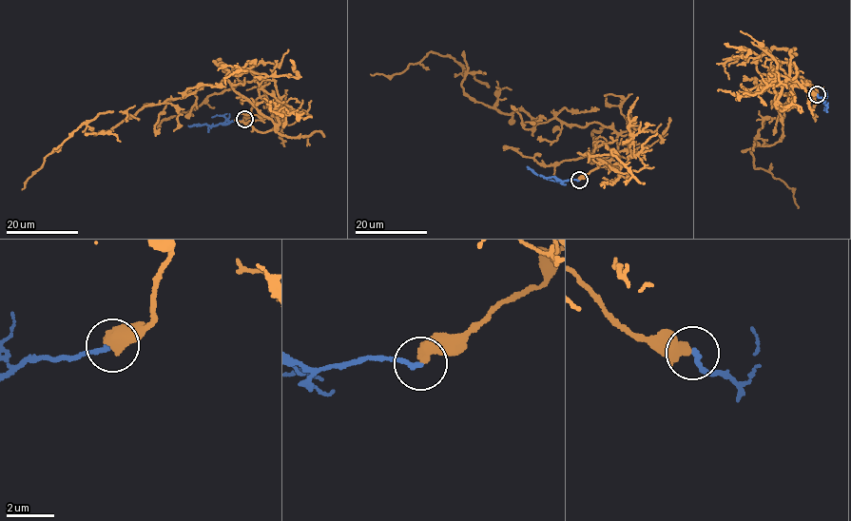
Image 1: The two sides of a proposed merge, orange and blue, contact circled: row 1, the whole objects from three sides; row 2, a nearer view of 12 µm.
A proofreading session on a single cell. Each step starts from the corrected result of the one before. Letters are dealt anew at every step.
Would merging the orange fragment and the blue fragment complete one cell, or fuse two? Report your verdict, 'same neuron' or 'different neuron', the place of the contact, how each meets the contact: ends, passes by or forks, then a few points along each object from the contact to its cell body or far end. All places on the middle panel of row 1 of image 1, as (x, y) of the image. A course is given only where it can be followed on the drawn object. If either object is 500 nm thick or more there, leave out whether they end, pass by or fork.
different neuron | (579, 180) | orange via (578, 180), (617, 153), (612, 128), (500, 113), (463, 91), (451, 57), (370, 74) | blue via (578, 180), (544, 178), (527, 166)

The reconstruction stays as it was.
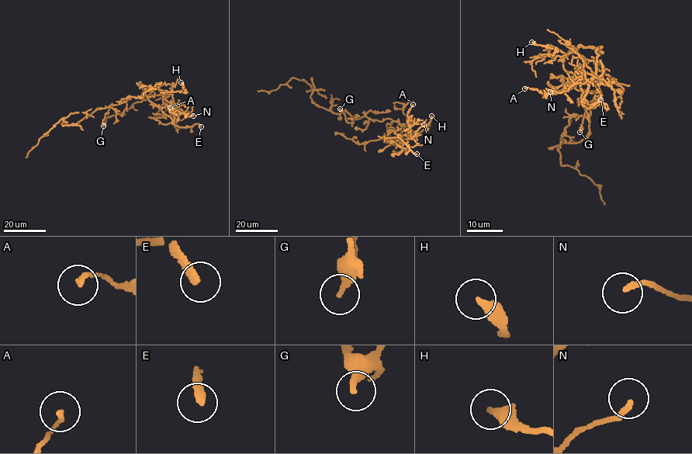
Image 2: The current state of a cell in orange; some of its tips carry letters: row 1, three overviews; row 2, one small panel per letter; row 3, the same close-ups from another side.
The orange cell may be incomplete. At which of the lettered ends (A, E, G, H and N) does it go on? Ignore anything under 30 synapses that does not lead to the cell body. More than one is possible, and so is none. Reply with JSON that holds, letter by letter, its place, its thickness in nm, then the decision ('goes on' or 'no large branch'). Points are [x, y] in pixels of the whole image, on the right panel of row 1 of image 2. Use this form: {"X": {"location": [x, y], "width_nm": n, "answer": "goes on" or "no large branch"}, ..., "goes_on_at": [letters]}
{"A": {"location": [524, 88], "width_nm": 170, "answer": "no large branch"}, "E": {"location": [600, 99], "width_nm": 240, "answer": "goes on"}, "G": {"location": [579, 132], "width_nm": 240, "answer": "no large branch"}, "H": {"location": [531, 42], "width_nm": 320, "answer": "no large branch"}, "N": {"location": [550, 91], "width_nm": 180, "answer": "no large branch"}, "goes_on_at": ["E"]}

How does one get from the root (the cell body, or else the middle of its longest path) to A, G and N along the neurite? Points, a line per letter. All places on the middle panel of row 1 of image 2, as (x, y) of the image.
A: (361, 117), (381, 121), (387, 119), (396, 121), (401, 126), (401, 136), (409, 129), (407, 112), (413, 104)
G: (361, 117), (348, 123), (340, 109)
N: (361, 117), (381, 121), (387, 119), (396, 121), (401, 126), (401, 136), (397, 143), (405, 143), (423, 124)

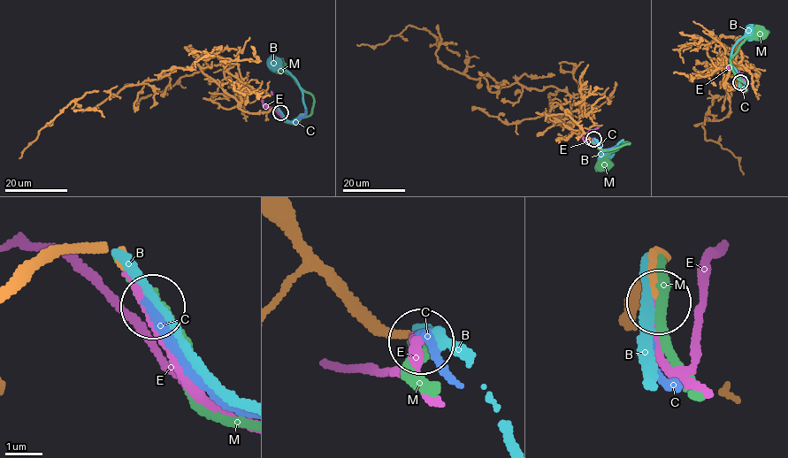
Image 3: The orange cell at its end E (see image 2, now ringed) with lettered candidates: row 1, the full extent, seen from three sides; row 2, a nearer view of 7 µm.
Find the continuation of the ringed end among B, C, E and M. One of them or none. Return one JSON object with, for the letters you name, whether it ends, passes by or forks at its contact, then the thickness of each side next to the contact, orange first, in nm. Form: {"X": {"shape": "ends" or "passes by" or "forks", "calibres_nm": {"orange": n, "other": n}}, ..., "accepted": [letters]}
{"accepted": []}

